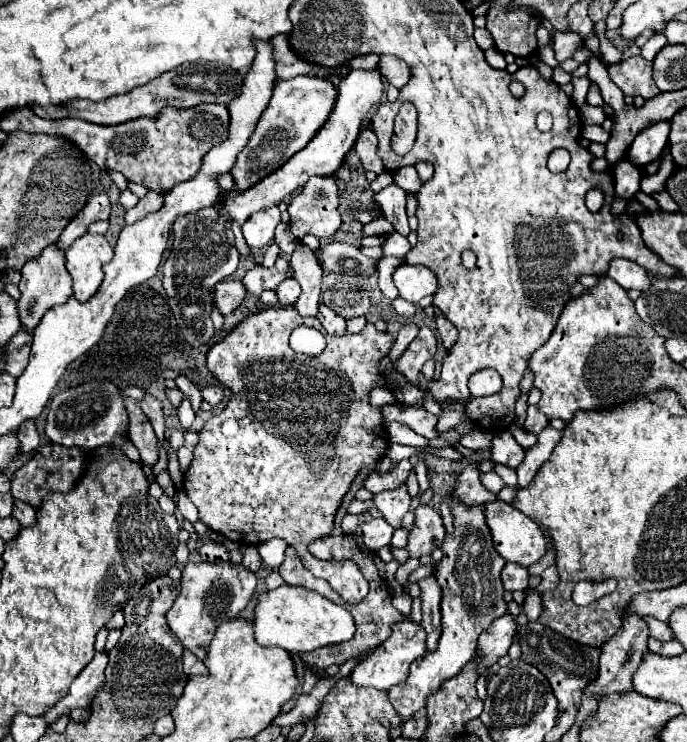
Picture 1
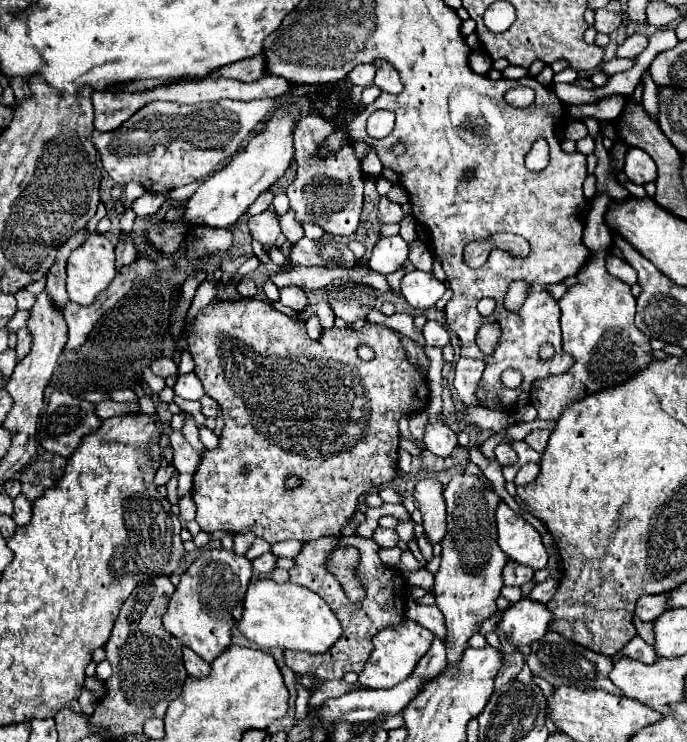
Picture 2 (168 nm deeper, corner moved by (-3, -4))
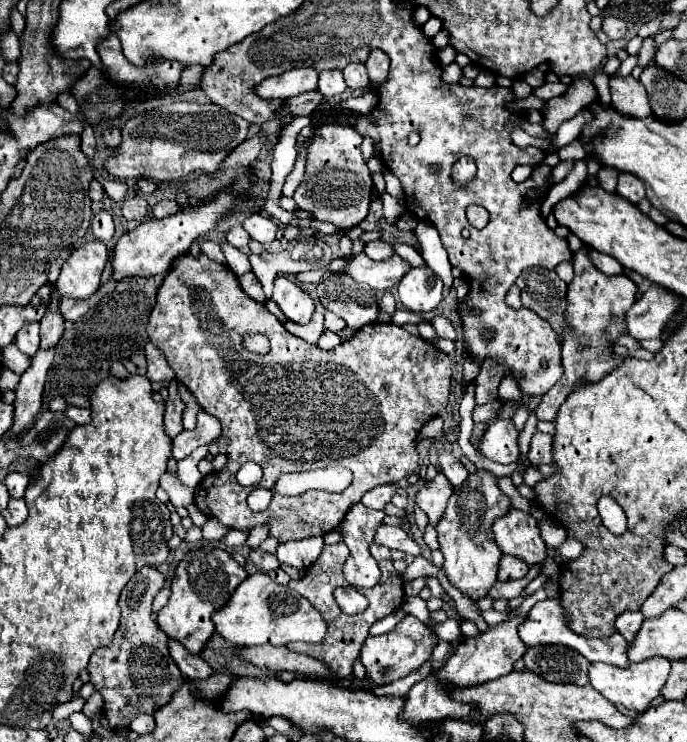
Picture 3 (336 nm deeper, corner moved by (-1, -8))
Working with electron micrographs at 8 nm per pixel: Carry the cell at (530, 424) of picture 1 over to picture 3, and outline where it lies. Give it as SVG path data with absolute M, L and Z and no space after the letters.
M535 432L529 444L529 454L527 454L529 462L533 466L537 464L551 464L551 436L543 434L543 432Z

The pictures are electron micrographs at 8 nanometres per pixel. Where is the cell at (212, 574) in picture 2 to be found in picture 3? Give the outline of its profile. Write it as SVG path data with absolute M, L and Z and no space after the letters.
M205 546L197 552L185 554L185 558L177 566L177 576L171 582L171 598L167 606L157 614L159 628L173 640L181 642L189 652L201 654L207 640L215 634L213 628L213 612L223 608L233 590L247 578L245 568L231 558L229 552L221 548L207 550Z

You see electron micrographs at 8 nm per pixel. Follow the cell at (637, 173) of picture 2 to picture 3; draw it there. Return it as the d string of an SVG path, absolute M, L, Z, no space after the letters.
M619 172L619 182L617 182L617 194L627 198L629 202L637 204L639 200L645 198L645 182L637 180L631 172Z

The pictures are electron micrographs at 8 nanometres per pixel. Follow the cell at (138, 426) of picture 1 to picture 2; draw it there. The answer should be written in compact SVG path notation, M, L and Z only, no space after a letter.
M103 400L95 406L95 414L105 420L109 416L117 416L117 414L127 414L127 412L139 412L137 402L129 404L129 402L113 402L113 400Z

